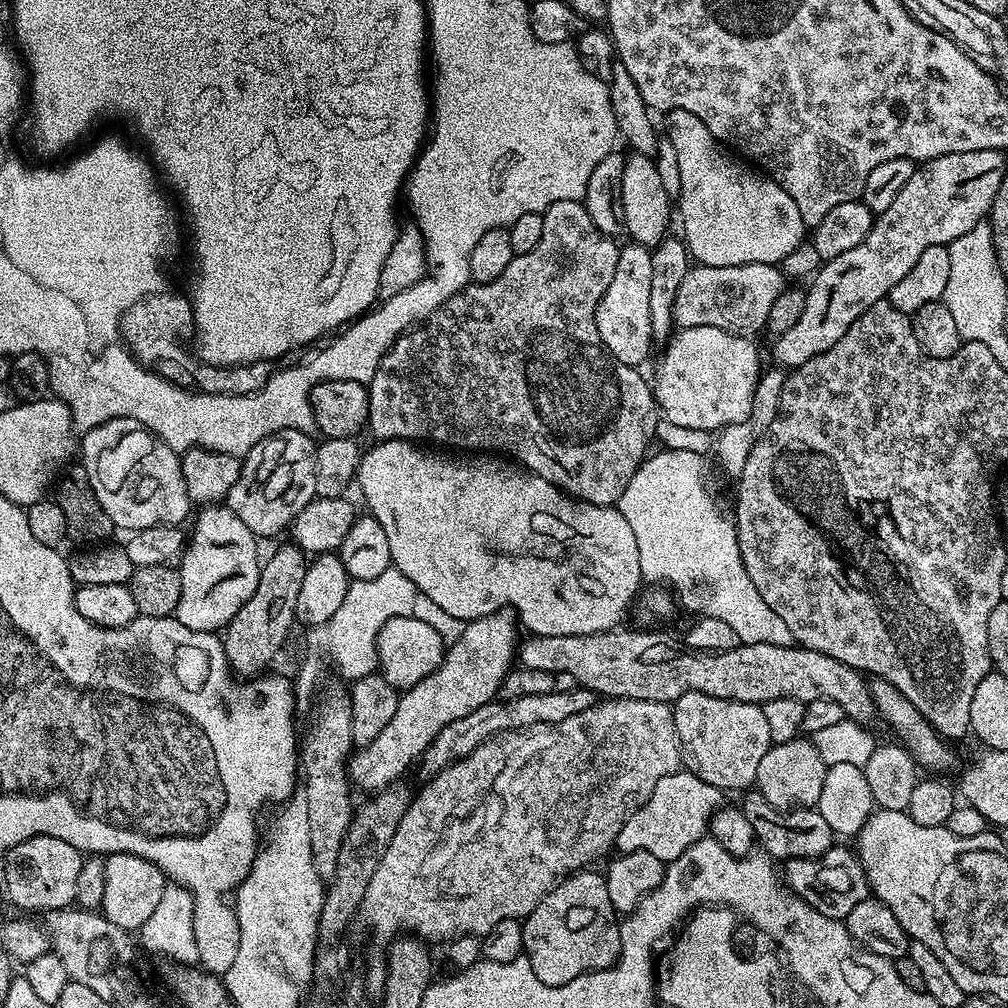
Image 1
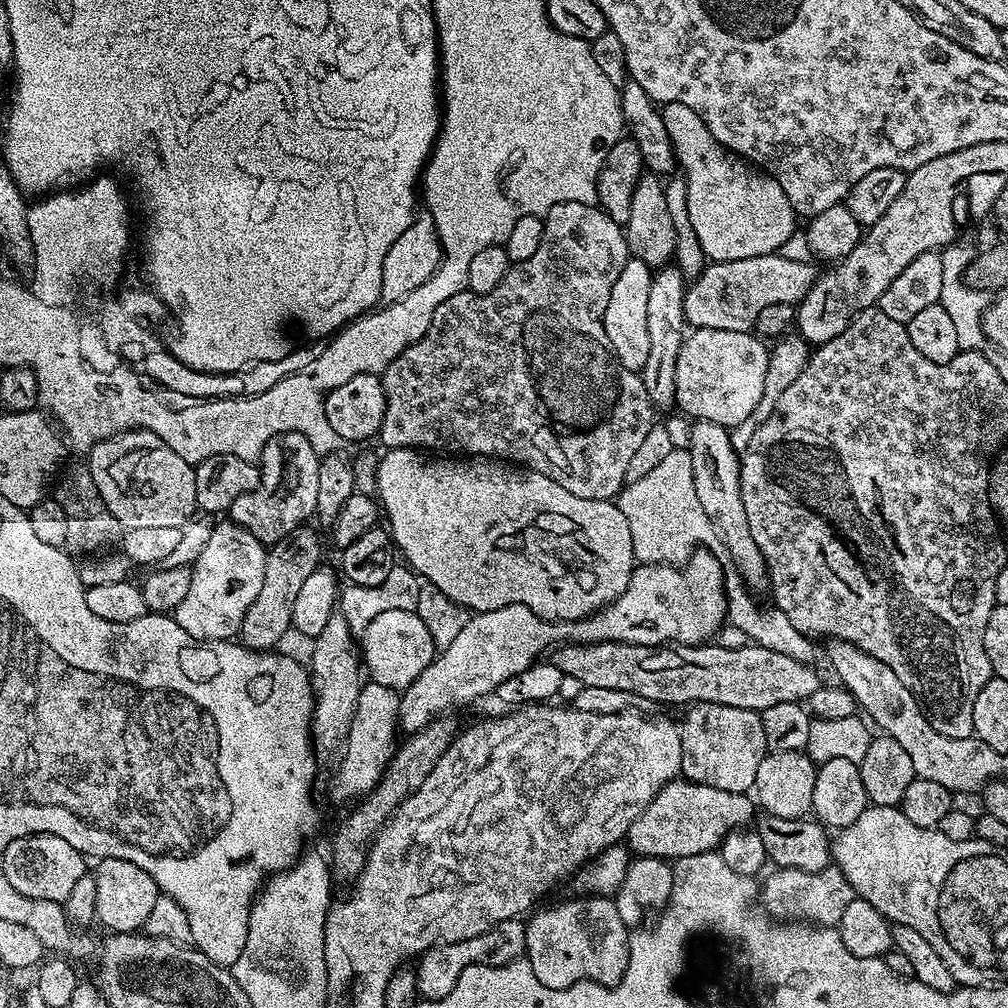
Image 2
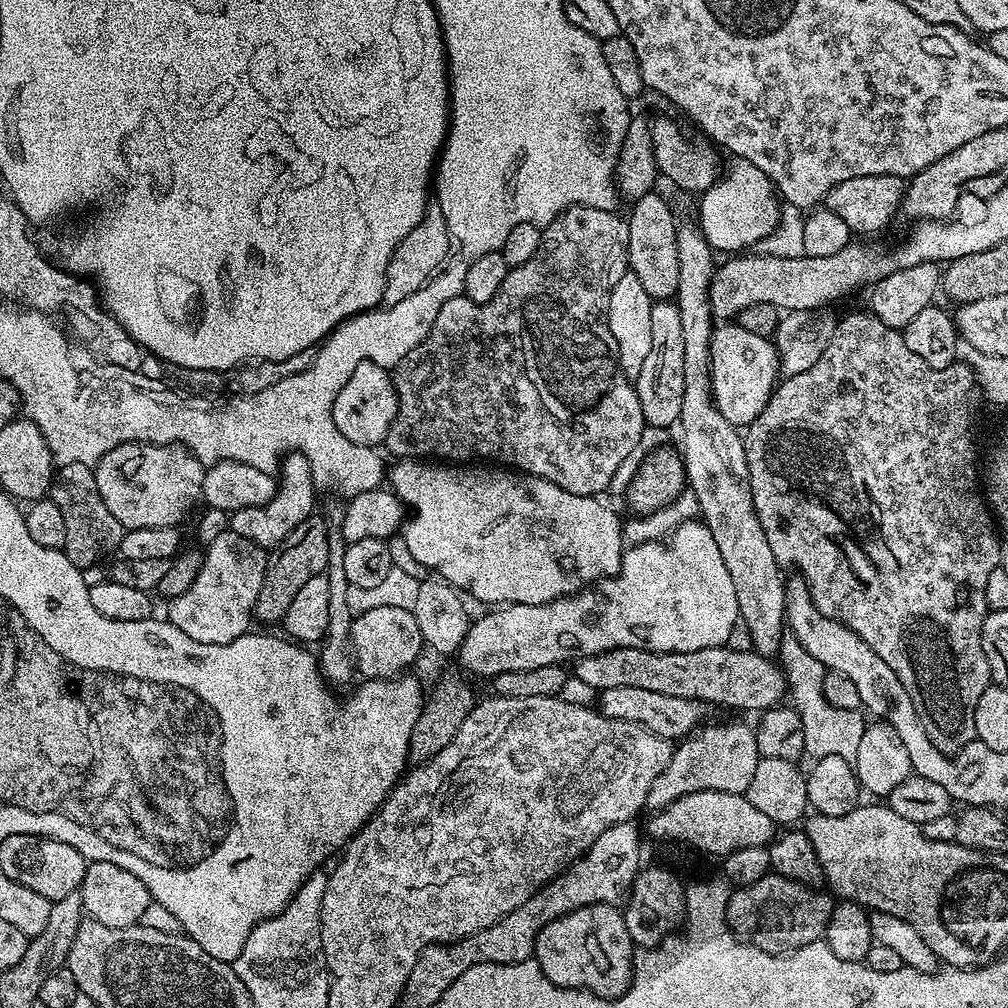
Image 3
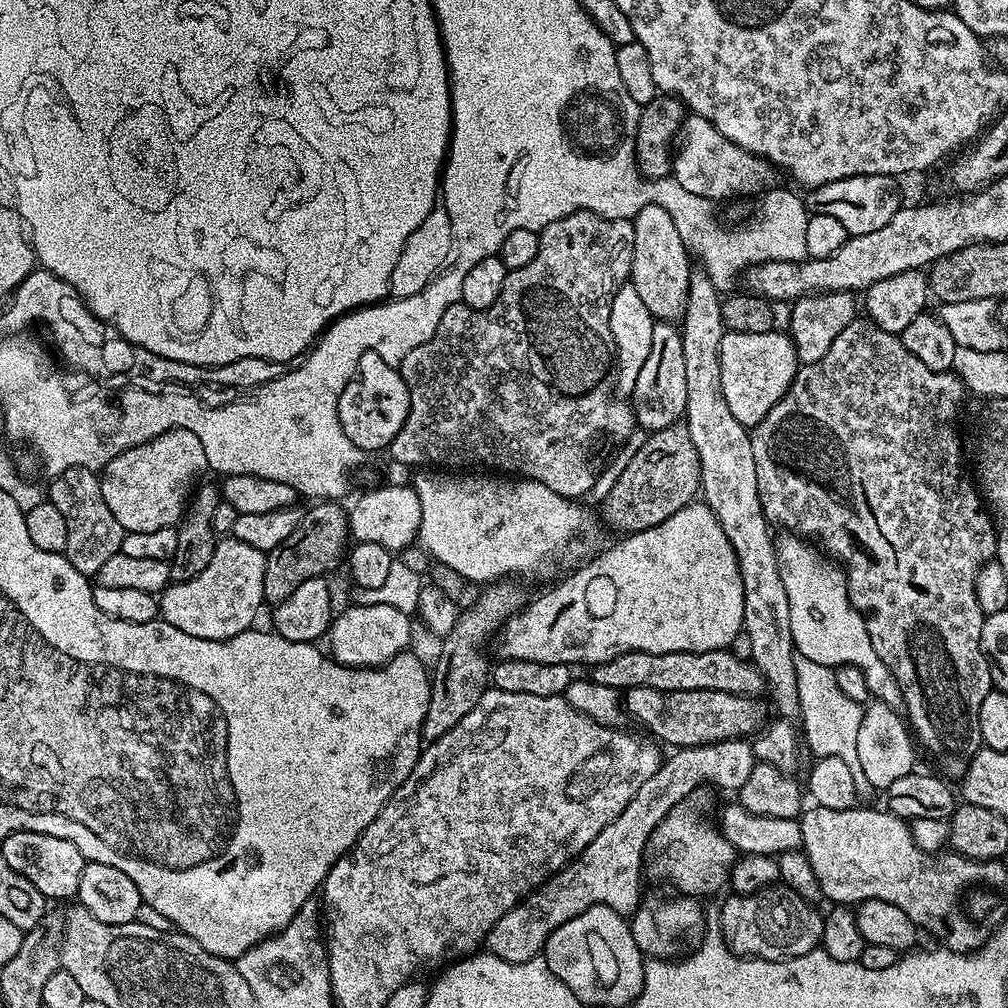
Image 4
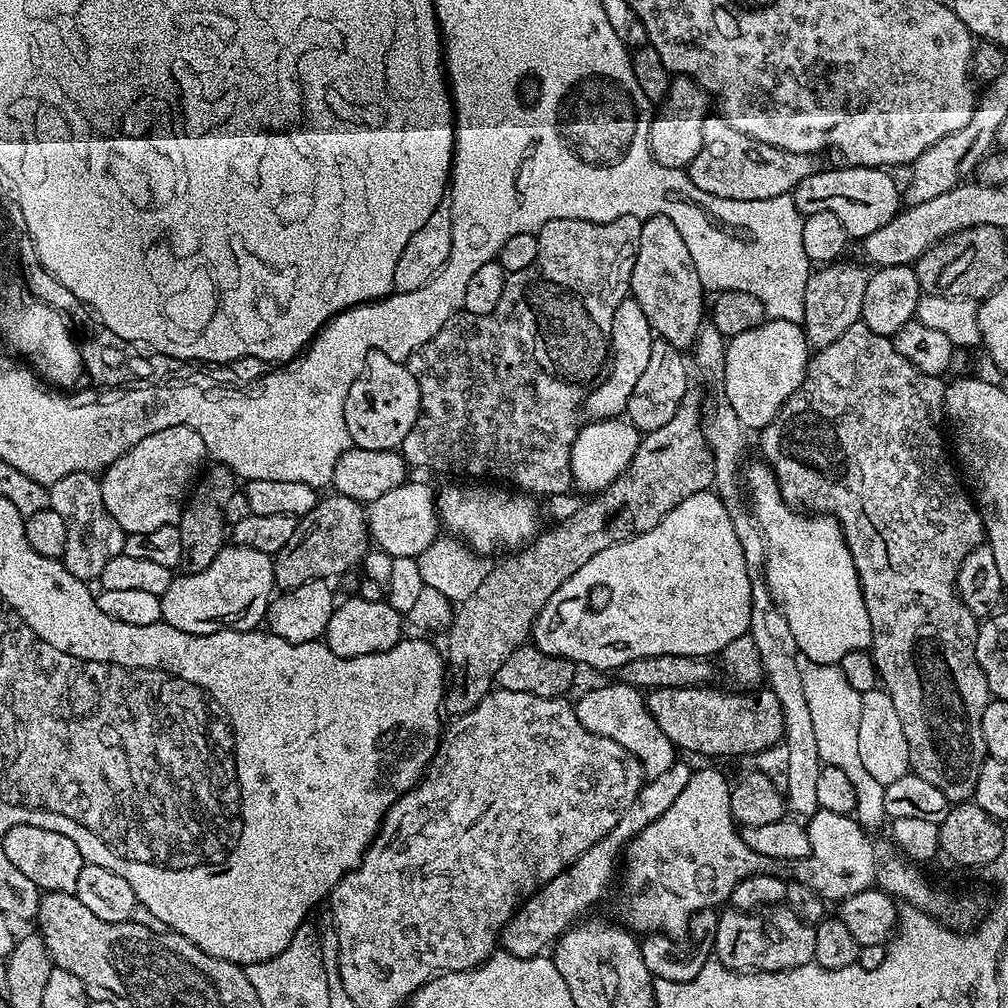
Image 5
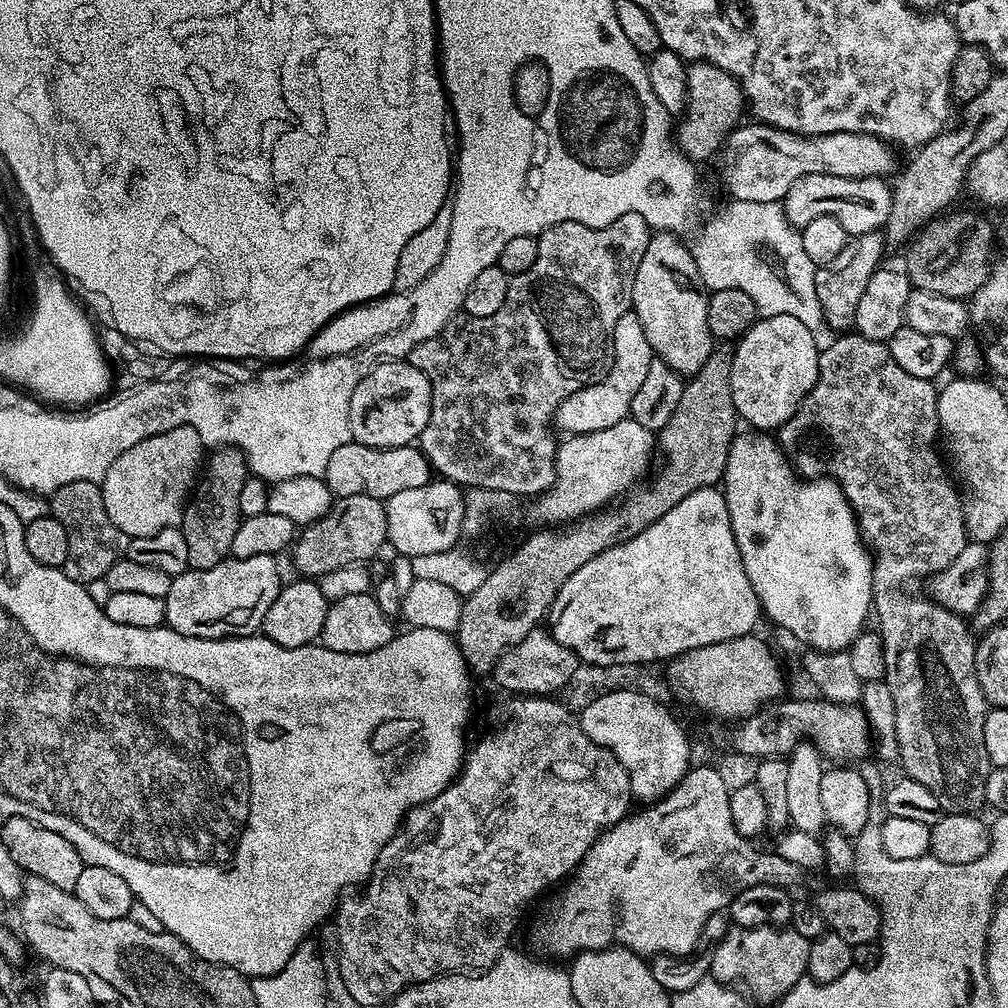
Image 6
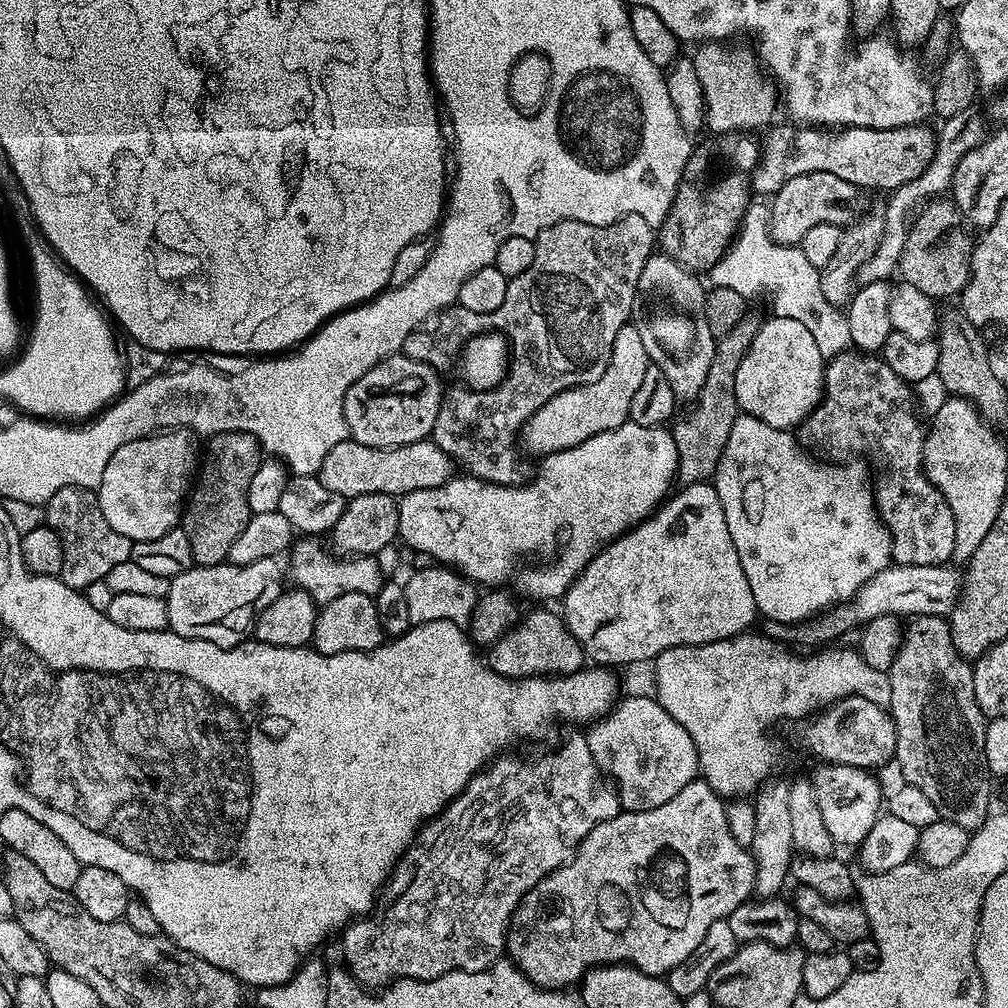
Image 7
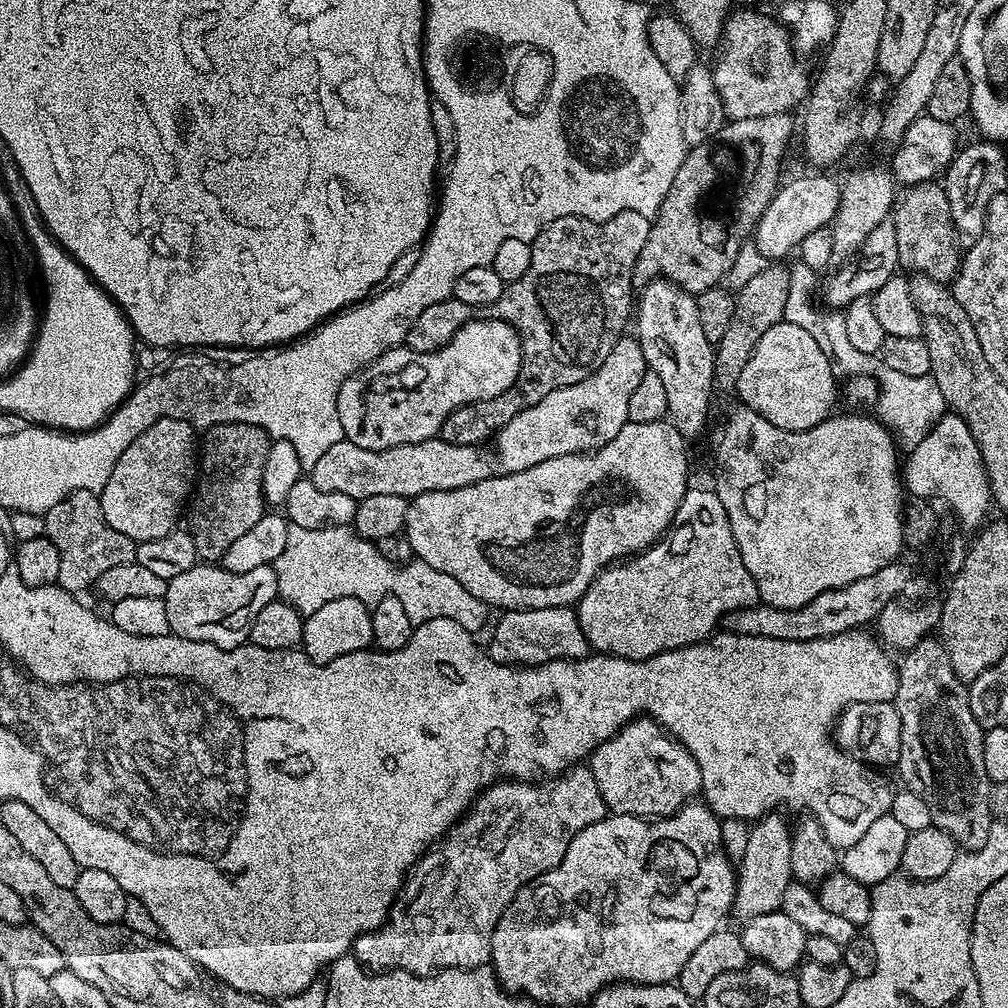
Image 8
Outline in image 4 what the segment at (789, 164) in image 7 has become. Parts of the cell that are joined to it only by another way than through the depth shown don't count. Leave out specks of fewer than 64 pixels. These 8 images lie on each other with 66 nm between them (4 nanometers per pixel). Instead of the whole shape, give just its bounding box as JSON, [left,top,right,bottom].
[670,115,773,202]

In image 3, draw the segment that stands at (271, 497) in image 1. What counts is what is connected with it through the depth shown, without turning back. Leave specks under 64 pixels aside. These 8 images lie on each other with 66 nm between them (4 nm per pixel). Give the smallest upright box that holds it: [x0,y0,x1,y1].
[230,452,317,550]

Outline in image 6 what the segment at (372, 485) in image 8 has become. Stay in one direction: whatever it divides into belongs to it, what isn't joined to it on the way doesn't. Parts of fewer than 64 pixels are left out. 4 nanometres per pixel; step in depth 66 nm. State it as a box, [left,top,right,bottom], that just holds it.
[322,310,654,502]

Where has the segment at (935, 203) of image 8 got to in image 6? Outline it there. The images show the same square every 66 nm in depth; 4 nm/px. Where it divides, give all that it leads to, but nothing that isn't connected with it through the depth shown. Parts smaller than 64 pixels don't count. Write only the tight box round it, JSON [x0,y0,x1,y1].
[902,210,994,301]

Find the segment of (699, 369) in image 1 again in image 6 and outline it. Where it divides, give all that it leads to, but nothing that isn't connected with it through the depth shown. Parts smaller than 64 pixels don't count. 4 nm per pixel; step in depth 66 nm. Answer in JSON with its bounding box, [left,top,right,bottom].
[730,314,821,430]

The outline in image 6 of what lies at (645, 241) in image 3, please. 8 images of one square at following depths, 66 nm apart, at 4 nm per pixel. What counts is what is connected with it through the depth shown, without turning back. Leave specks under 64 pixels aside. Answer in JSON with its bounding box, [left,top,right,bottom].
[631,231,714,378]

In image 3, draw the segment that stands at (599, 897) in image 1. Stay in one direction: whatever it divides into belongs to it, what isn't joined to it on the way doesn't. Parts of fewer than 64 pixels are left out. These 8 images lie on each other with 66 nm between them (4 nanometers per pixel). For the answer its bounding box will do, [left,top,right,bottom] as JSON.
[534,904,634,1000]

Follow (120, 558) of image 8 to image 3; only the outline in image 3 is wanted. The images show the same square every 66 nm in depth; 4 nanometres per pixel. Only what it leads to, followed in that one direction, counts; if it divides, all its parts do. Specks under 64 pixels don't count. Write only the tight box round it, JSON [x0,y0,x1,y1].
[50,462,126,570]

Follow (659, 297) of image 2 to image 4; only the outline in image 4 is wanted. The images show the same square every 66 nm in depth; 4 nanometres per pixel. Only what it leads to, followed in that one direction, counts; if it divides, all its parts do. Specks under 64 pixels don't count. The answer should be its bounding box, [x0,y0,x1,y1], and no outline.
[630,322,686,434]

